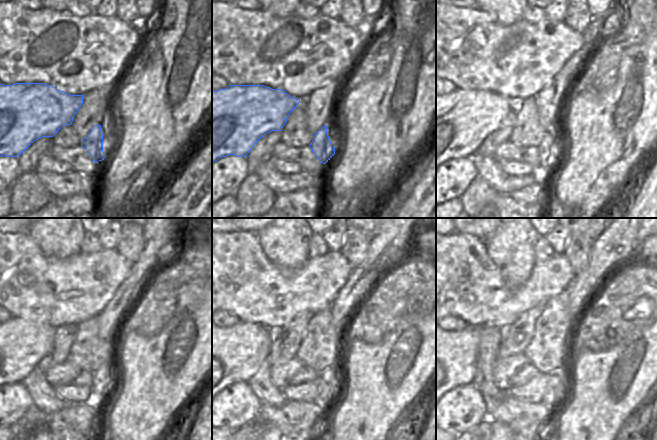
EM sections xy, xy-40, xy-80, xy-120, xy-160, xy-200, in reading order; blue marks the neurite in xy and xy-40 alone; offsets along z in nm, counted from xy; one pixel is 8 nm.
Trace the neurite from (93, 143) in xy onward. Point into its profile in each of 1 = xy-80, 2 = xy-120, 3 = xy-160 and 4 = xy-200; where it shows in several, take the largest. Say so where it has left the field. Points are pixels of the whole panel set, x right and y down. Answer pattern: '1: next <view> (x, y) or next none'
1: next xy-80 (550, 147)
2: next xy-120 (105, 373)
3: next xy-160 (331, 373)
4: next xy-200 (553, 375)

